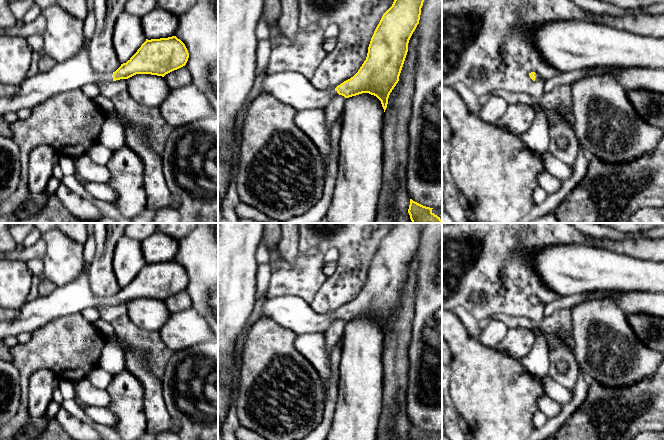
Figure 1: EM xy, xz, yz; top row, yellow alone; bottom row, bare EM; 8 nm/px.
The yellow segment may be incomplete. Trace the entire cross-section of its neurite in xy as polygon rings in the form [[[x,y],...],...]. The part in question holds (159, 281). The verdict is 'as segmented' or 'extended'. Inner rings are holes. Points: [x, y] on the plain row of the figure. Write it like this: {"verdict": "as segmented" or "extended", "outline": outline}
{"verdict": "extended", "outline": [[[90,235],[83,245],[84,269],[80,275],[69,284],[57,287],[49,295],[25,303],[19,309],[17,318],[0,322],[0,341],[6,337],[17,337],[21,333],[31,333],[55,318],[81,313],[90,307],[128,303],[136,298],[164,301],[185,290],[188,285],[188,274],[176,260],[146,263],[137,276],[115,296],[97,297],[89,284],[89,270],[95,252],[96,242]]]}

